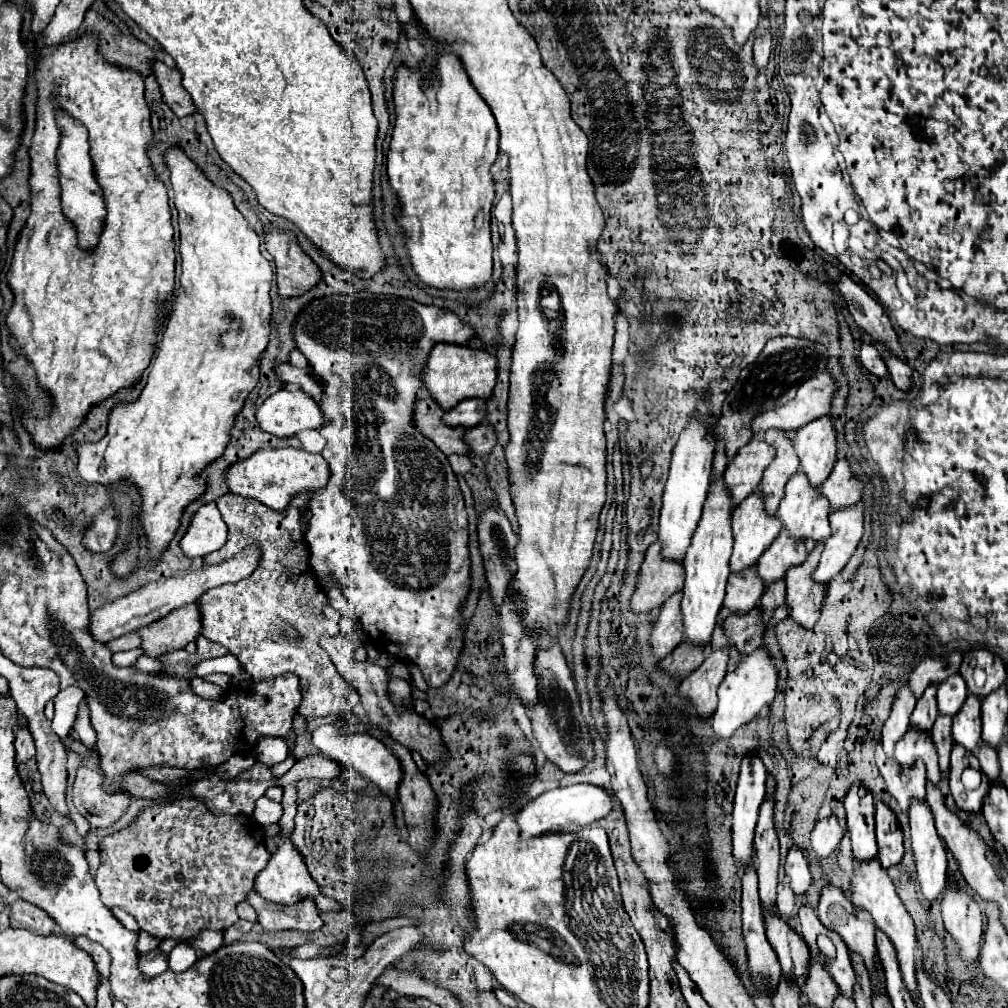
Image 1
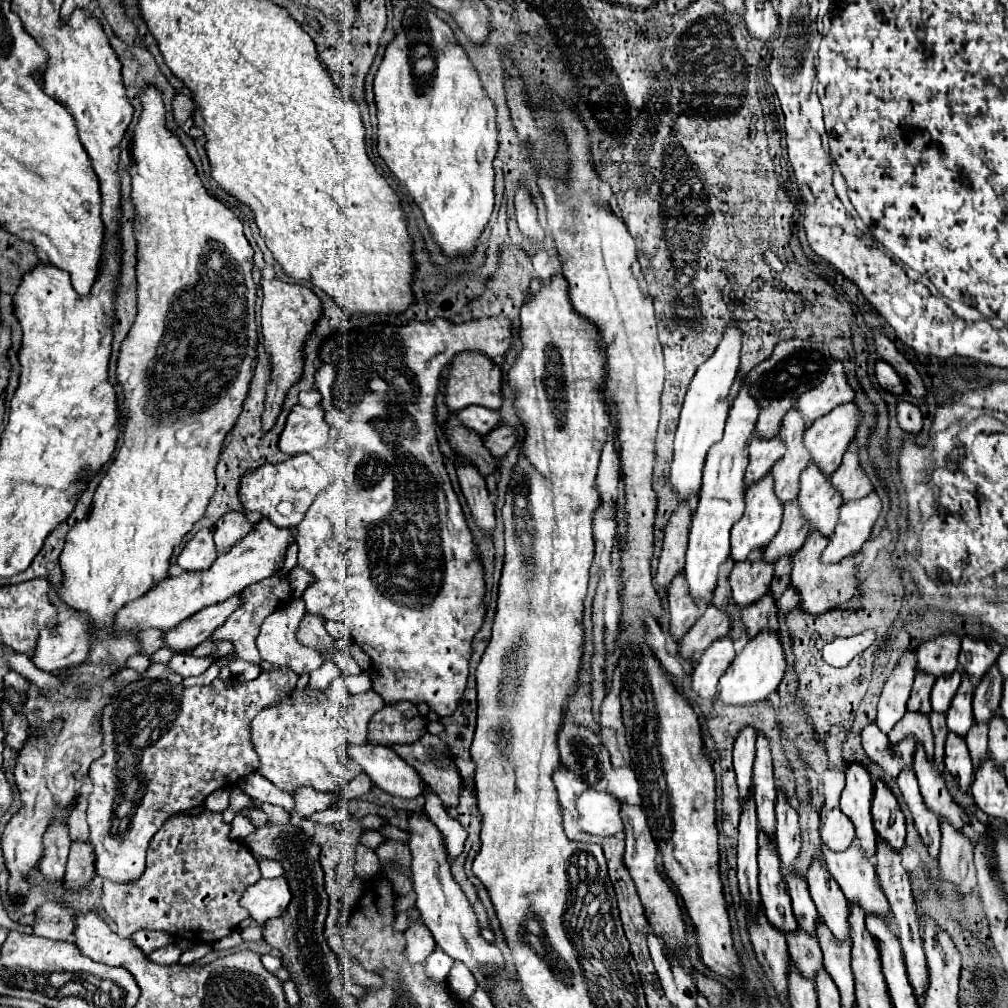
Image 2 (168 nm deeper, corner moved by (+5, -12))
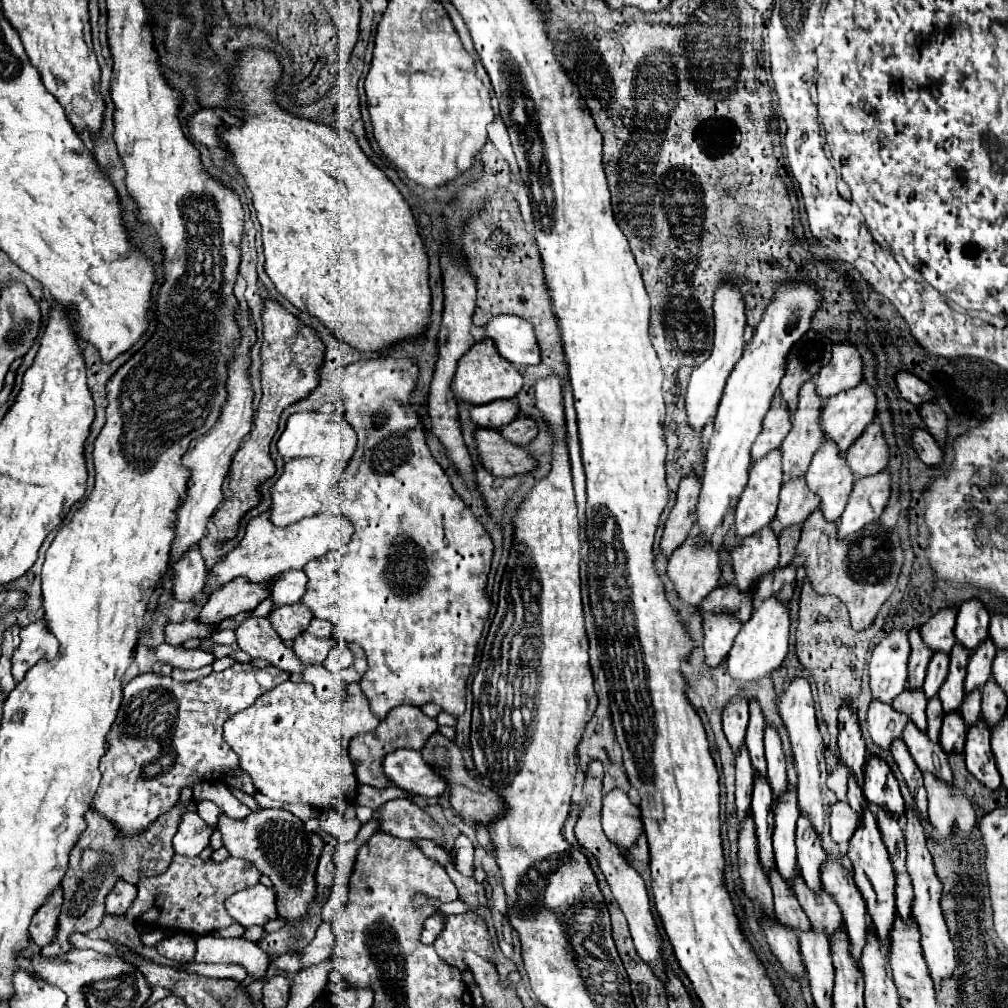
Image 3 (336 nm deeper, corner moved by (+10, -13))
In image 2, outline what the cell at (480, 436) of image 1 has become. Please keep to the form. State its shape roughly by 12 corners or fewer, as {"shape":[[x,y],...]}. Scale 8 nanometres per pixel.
{"shape":[[497,426],[485,436],[495,458],[505,456],[517,442],[511,426]]}

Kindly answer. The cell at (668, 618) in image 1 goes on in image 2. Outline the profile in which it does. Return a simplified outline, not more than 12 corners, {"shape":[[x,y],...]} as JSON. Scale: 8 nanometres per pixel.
{"shape":[[679,572],[669,586],[671,634],[679,640],[701,610]]}

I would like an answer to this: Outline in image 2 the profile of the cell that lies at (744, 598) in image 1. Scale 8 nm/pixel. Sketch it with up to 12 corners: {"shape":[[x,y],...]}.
{"shape":[[763,550],[735,562],[729,584],[735,604],[769,592],[773,562]]}

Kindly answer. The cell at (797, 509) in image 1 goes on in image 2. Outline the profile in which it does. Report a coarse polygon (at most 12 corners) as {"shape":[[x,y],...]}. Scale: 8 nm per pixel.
{"shape":[[819,466],[803,470],[797,500],[813,530],[835,530],[843,498]]}

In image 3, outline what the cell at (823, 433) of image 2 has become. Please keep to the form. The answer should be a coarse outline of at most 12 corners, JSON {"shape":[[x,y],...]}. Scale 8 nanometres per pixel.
{"shape":[[866,383],[826,399],[824,439],[844,453],[872,423]]}

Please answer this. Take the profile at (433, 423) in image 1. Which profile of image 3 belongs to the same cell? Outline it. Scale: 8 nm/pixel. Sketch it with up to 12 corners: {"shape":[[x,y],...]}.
{"shape":[[480,427],[474,441],[494,477],[536,467],[528,451],[506,443],[500,431]]}

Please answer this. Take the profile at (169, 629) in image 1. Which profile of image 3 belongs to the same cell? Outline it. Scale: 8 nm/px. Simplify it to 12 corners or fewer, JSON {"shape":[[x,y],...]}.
{"shape":[[234,579],[212,595],[198,621],[216,625],[252,611],[268,597],[266,583]]}

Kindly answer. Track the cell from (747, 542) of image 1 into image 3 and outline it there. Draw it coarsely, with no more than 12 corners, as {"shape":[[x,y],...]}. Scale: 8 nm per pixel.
{"shape":[[770,451],[750,467],[736,505],[736,539],[772,523],[782,461]]}

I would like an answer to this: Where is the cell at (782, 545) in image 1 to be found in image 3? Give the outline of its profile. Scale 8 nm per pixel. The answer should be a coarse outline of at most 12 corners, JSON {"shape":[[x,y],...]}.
{"shape":[[790,479],[780,491],[780,529],[802,525],[818,495],[806,481]]}

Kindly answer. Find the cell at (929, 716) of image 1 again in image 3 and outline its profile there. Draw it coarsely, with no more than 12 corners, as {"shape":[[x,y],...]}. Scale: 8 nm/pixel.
{"shape":[[918,629],[908,633],[908,689],[922,689],[934,653],[922,643]]}

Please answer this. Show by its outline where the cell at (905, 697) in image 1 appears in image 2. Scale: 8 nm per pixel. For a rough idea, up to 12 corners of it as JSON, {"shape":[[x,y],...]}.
{"shape":[[915,650],[889,674],[877,704],[877,726],[889,732],[907,712]]}

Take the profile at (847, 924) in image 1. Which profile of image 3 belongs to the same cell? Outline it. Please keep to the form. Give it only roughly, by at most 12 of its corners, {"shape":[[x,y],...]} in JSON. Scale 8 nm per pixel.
{"shape":[[798,819],[800,875],[812,891],[822,887],[826,853],[806,819]]}

